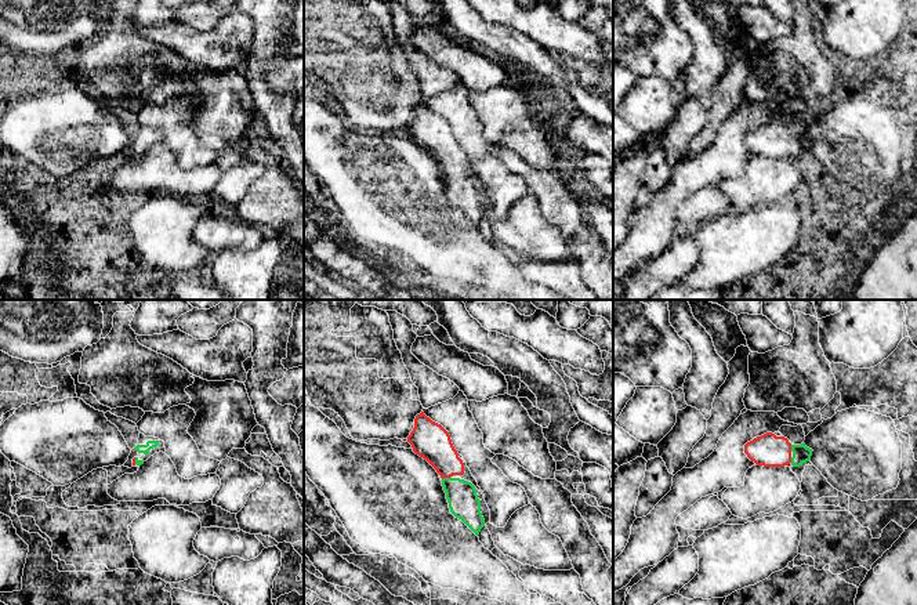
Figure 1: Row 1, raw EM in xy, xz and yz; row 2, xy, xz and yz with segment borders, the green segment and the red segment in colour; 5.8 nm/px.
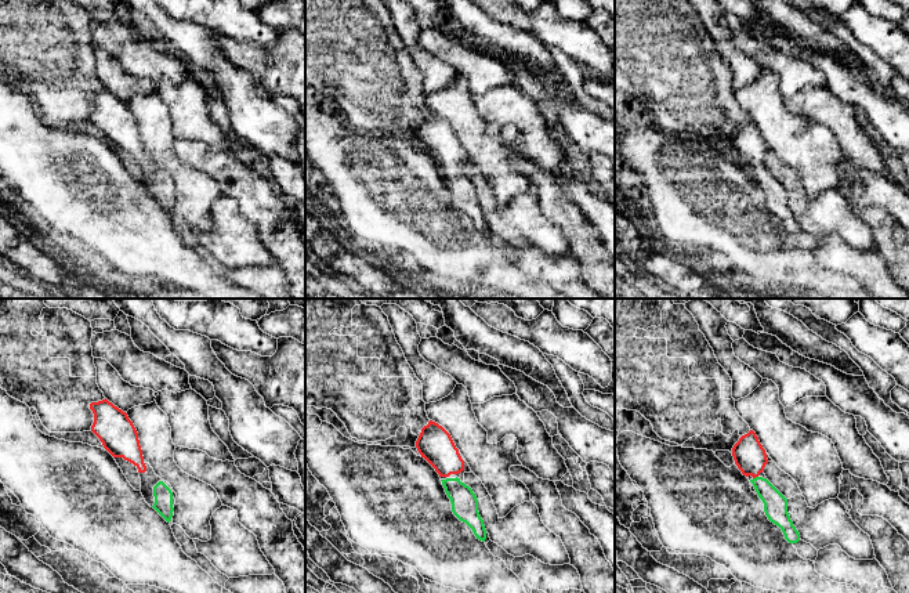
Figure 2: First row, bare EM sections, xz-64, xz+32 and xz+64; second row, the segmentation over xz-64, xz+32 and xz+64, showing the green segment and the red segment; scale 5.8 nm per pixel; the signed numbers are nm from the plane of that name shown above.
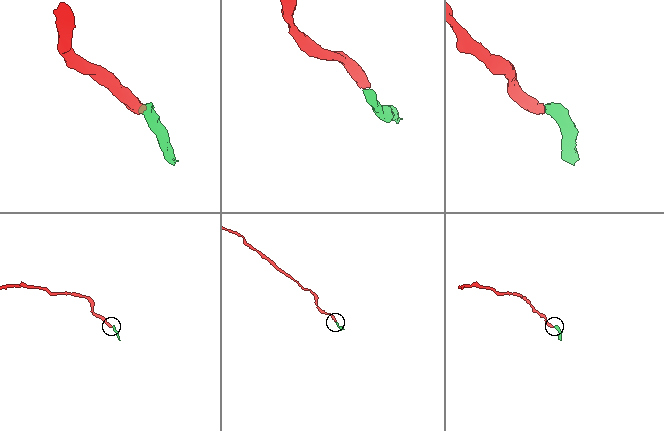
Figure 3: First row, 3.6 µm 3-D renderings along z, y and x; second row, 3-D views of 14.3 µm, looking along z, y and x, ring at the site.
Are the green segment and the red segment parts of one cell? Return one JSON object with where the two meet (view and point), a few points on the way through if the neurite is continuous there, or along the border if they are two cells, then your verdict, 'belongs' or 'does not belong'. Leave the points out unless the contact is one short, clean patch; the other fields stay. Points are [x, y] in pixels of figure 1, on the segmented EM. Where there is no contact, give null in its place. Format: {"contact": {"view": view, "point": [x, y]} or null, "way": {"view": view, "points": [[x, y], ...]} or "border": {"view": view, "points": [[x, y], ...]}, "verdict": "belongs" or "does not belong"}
{"contact": {"view": "xz", "point": [446, 478]}, "way": {"view": "xz", "points": [[461, 496], [446, 478], [446, 462], [431, 441]]}, "verdict": "belongs"}

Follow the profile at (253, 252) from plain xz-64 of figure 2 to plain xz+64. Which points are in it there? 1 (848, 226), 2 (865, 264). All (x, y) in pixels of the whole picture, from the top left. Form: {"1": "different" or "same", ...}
{"1": "same", "2": "different"}

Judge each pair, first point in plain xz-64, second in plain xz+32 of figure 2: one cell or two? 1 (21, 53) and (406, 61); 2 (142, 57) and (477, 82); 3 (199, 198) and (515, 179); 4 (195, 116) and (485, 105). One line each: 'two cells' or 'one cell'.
1: one cell
2: one cell
3: one cell
4: one cell

